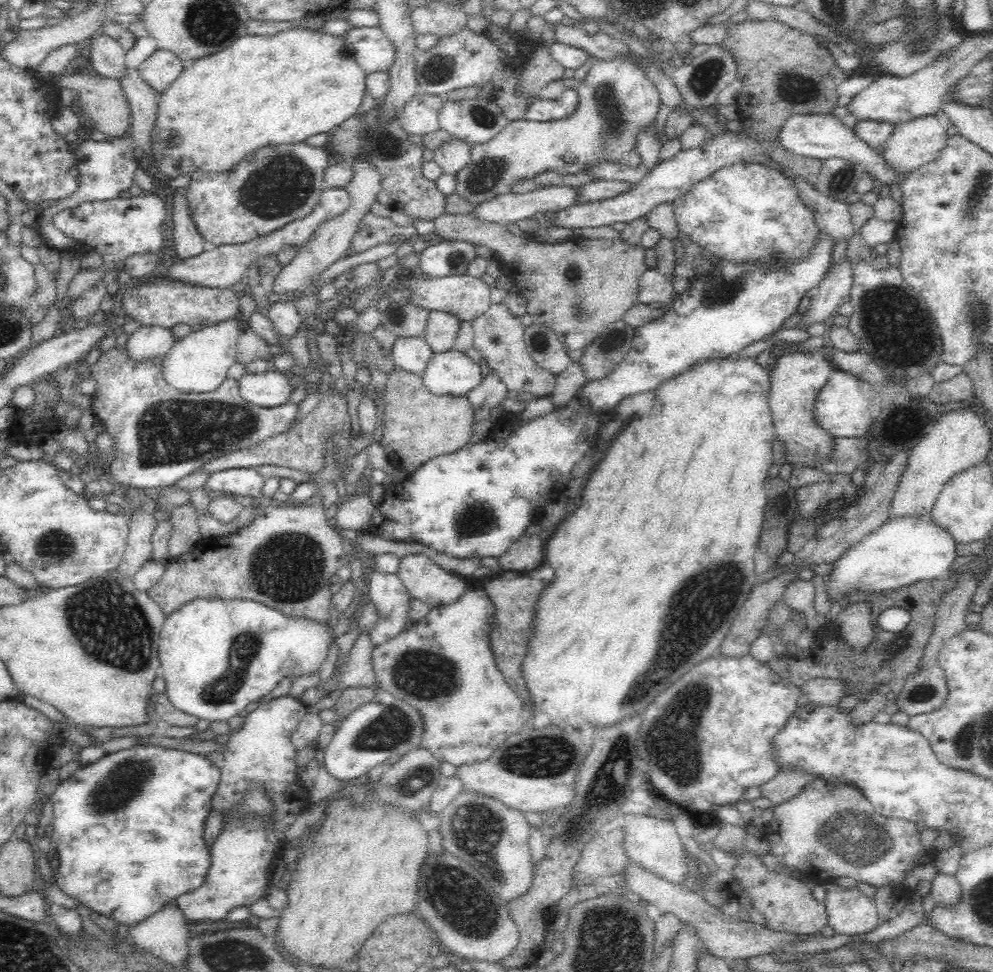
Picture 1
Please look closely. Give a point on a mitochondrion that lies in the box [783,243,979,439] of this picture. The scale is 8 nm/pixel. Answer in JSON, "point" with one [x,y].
{"point":[904,338]}

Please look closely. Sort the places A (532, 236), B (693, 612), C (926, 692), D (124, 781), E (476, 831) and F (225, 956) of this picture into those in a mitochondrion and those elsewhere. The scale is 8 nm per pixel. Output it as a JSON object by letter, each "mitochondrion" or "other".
{"A":"other","B":"mitochondrion","C":"mitochondrion","D":"mitochondrion","E":"mitochondrion","F":"mitochondrion"}

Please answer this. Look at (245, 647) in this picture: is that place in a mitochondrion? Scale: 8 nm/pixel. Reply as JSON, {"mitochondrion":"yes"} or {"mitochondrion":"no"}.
{"mitochondrion":"yes"}

